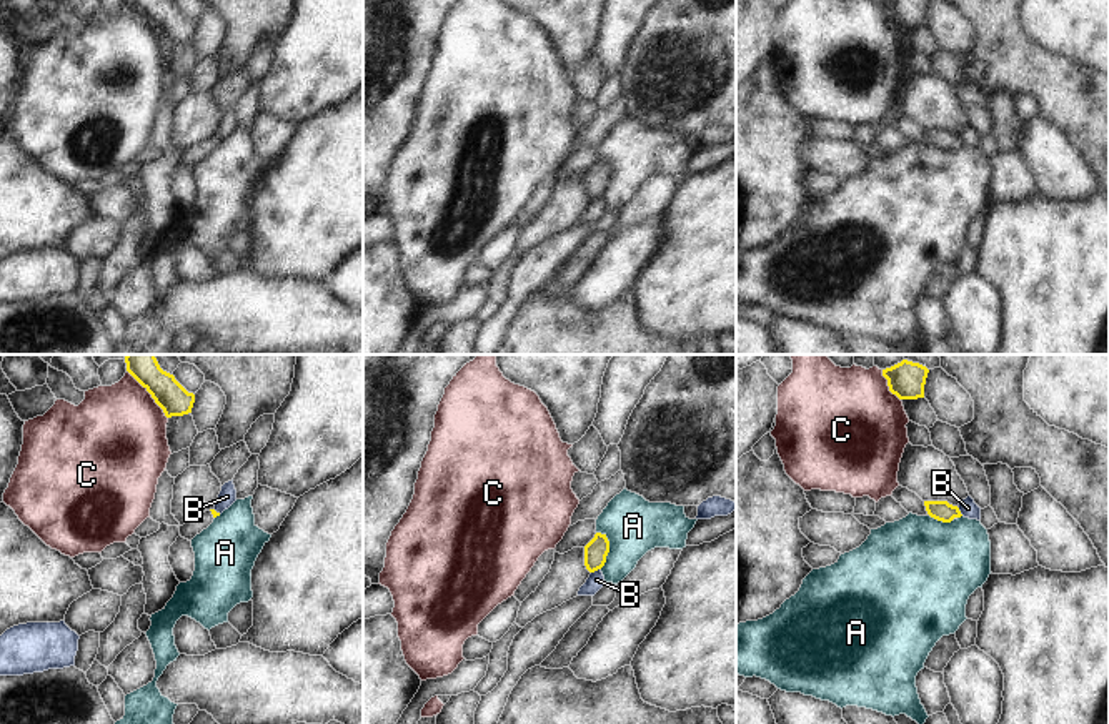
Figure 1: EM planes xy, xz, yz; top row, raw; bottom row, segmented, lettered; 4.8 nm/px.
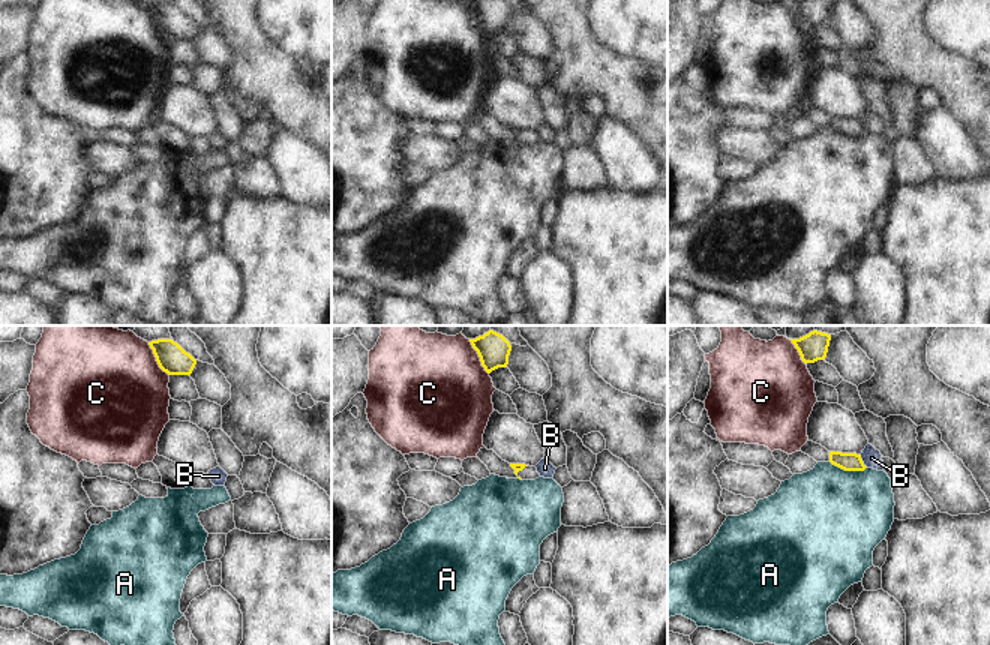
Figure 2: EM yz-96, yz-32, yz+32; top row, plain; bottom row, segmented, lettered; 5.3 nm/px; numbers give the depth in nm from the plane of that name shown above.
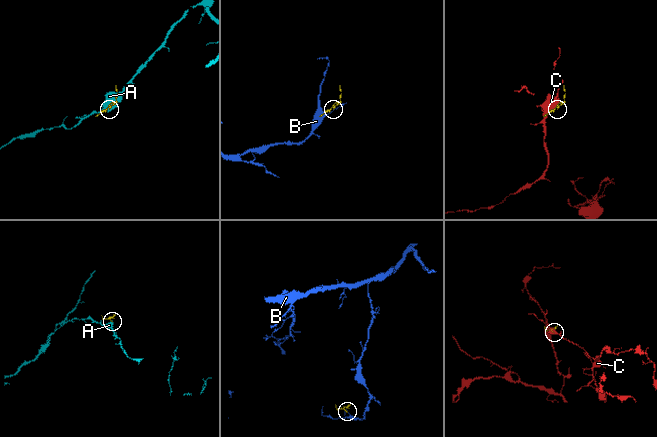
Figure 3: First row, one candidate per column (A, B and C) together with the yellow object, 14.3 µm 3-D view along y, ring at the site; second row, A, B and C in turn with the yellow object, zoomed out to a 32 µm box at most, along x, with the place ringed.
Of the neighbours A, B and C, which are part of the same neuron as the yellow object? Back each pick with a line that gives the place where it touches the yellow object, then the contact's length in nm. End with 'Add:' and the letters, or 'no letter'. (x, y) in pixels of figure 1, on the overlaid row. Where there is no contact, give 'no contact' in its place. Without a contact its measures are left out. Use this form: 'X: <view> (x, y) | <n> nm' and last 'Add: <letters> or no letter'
Add: no letter

